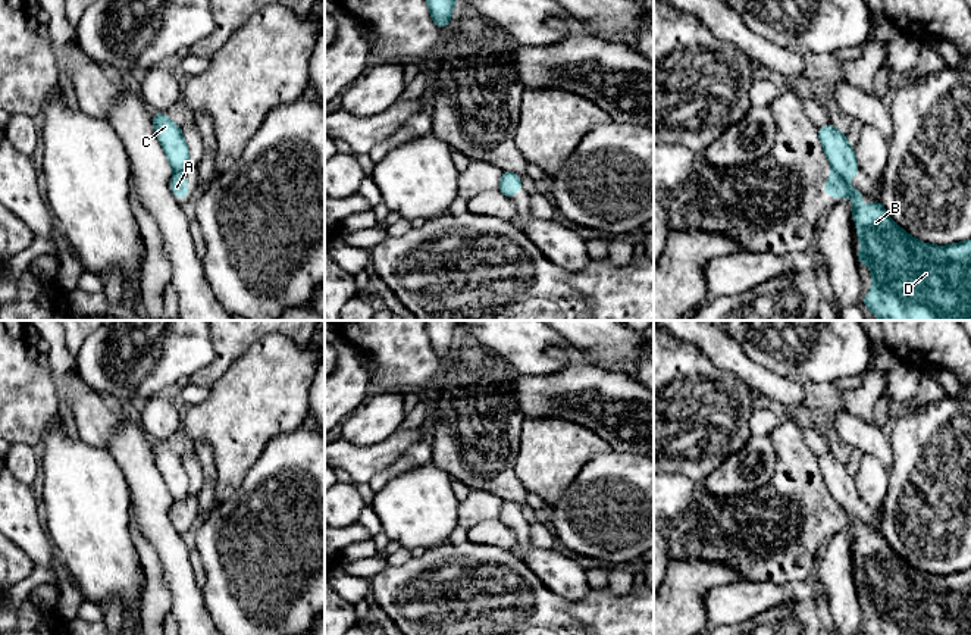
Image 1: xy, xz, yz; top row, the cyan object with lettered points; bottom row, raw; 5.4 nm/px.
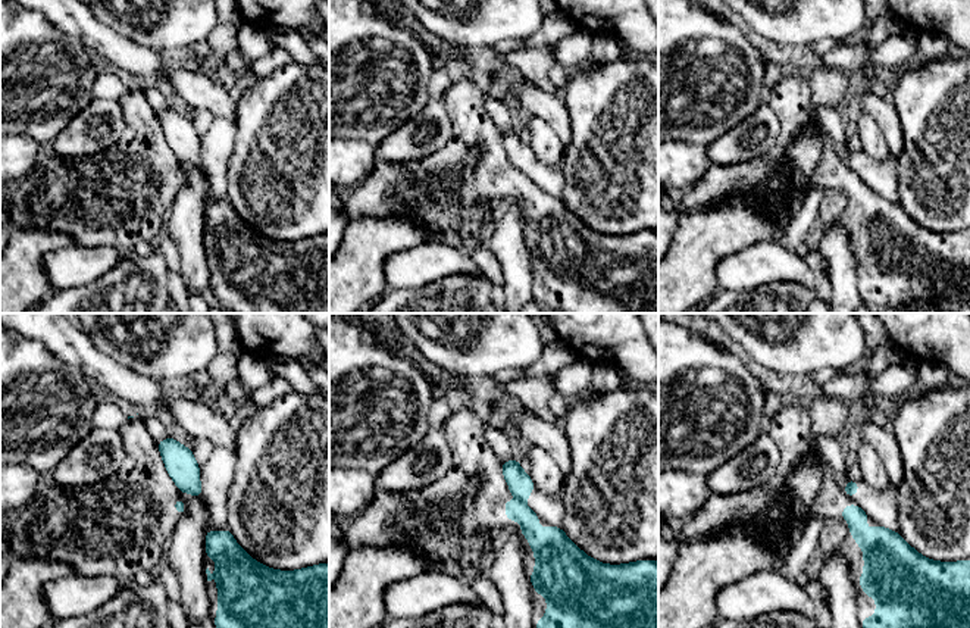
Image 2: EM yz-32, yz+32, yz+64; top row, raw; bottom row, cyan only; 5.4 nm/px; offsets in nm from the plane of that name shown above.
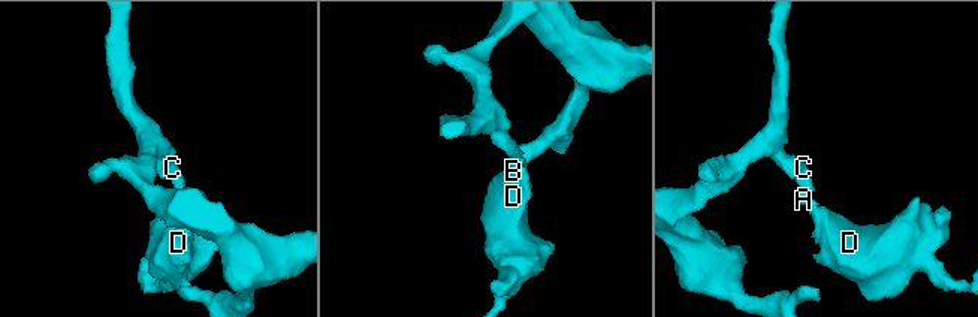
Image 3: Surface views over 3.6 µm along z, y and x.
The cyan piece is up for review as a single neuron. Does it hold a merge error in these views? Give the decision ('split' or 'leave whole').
split

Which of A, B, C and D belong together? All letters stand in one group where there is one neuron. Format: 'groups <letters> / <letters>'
groups A B D / C

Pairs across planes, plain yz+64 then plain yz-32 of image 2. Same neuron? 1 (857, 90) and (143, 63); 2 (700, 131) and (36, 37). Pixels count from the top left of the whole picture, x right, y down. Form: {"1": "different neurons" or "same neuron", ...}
{"1": "same neuron", "2": "same neuron"}

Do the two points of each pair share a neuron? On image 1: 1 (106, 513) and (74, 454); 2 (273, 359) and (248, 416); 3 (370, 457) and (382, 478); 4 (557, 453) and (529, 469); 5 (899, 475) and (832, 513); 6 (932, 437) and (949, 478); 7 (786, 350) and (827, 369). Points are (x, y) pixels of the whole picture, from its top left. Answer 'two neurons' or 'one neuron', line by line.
1: one neuron
2: one neuron
3: two neurons
4: one neuron
5: two neurons
6: one neuron
7: one neuron

